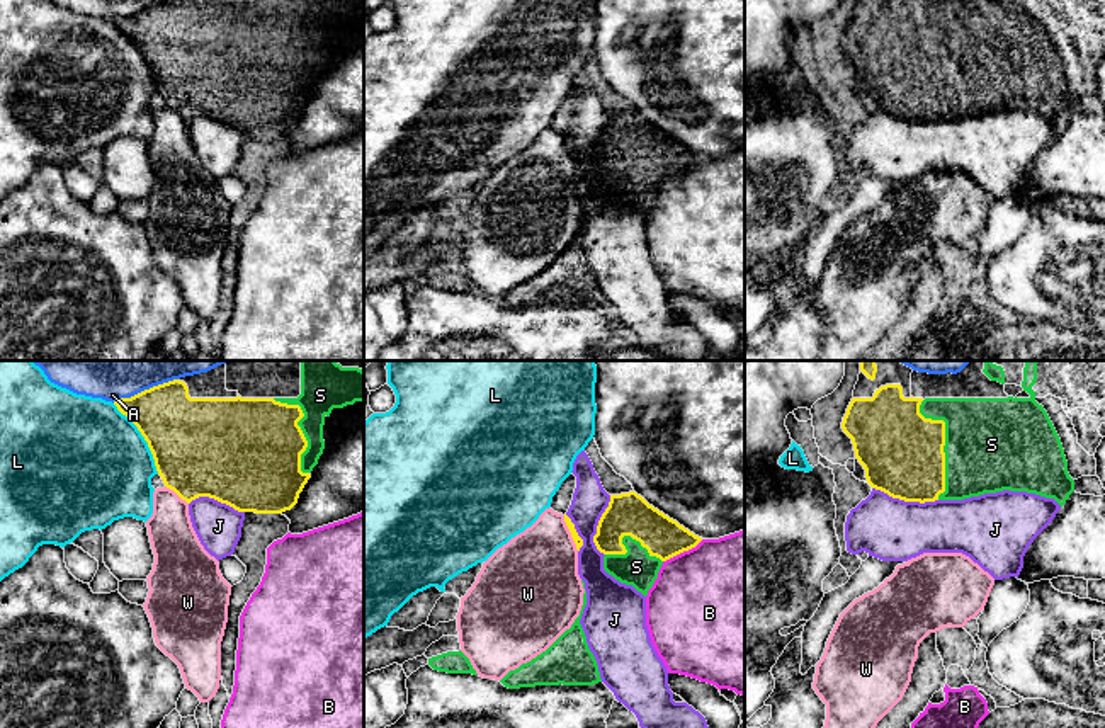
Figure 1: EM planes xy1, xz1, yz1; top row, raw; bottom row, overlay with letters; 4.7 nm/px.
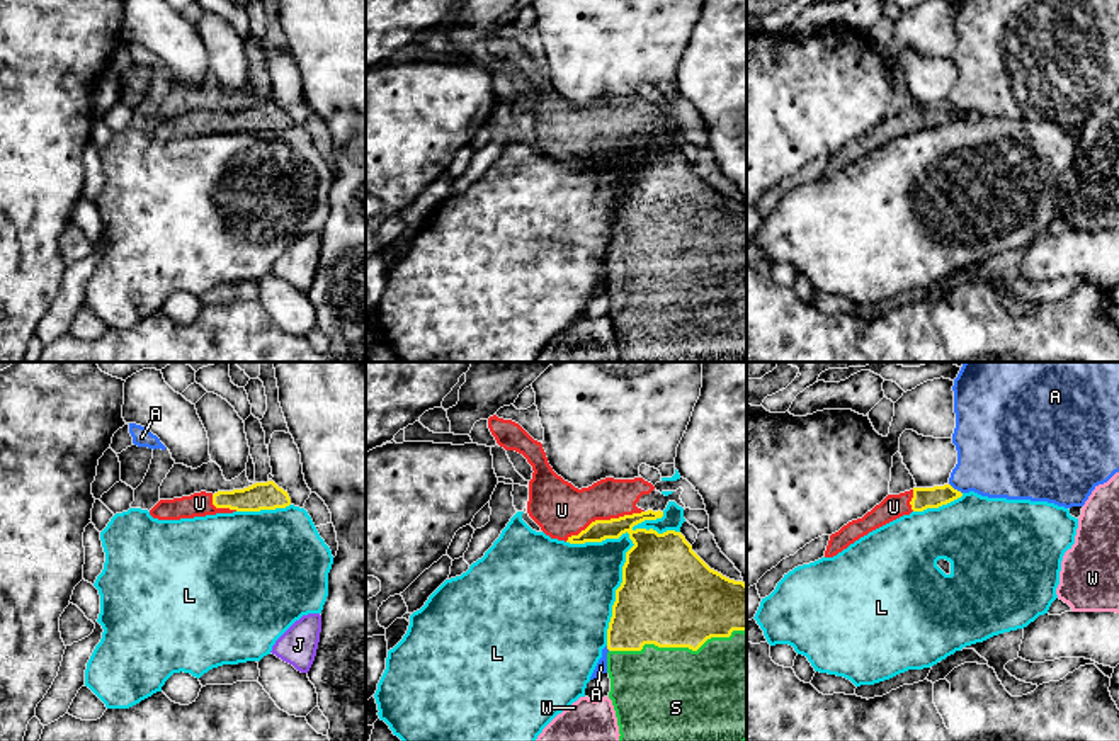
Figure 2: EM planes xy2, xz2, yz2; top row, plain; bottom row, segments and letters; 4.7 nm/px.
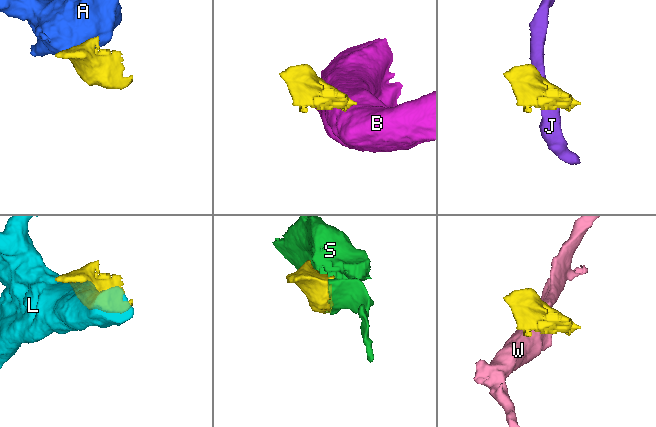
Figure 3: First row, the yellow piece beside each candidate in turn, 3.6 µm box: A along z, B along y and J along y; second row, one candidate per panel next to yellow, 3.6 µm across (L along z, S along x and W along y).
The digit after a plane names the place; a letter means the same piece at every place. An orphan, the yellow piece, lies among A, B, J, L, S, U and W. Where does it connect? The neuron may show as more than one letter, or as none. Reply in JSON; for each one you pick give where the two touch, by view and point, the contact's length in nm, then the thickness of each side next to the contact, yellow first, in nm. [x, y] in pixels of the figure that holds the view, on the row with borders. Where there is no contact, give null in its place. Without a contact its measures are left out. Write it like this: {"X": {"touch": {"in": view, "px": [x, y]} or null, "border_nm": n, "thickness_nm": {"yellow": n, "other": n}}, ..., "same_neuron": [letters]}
{"S": {"touch": {"in": "xz2", "px": [677, 646]}, "border_nm": 650, "thickness_nm": {"yellow": 480, "other": 440}}, "U": {"touch": {"in": "xz2", "px": [604, 520]}, "border_nm": 400, "thickness_nm": {"yellow": 150, "other": 260}}, "same_neuron": ["S", "U"]}

